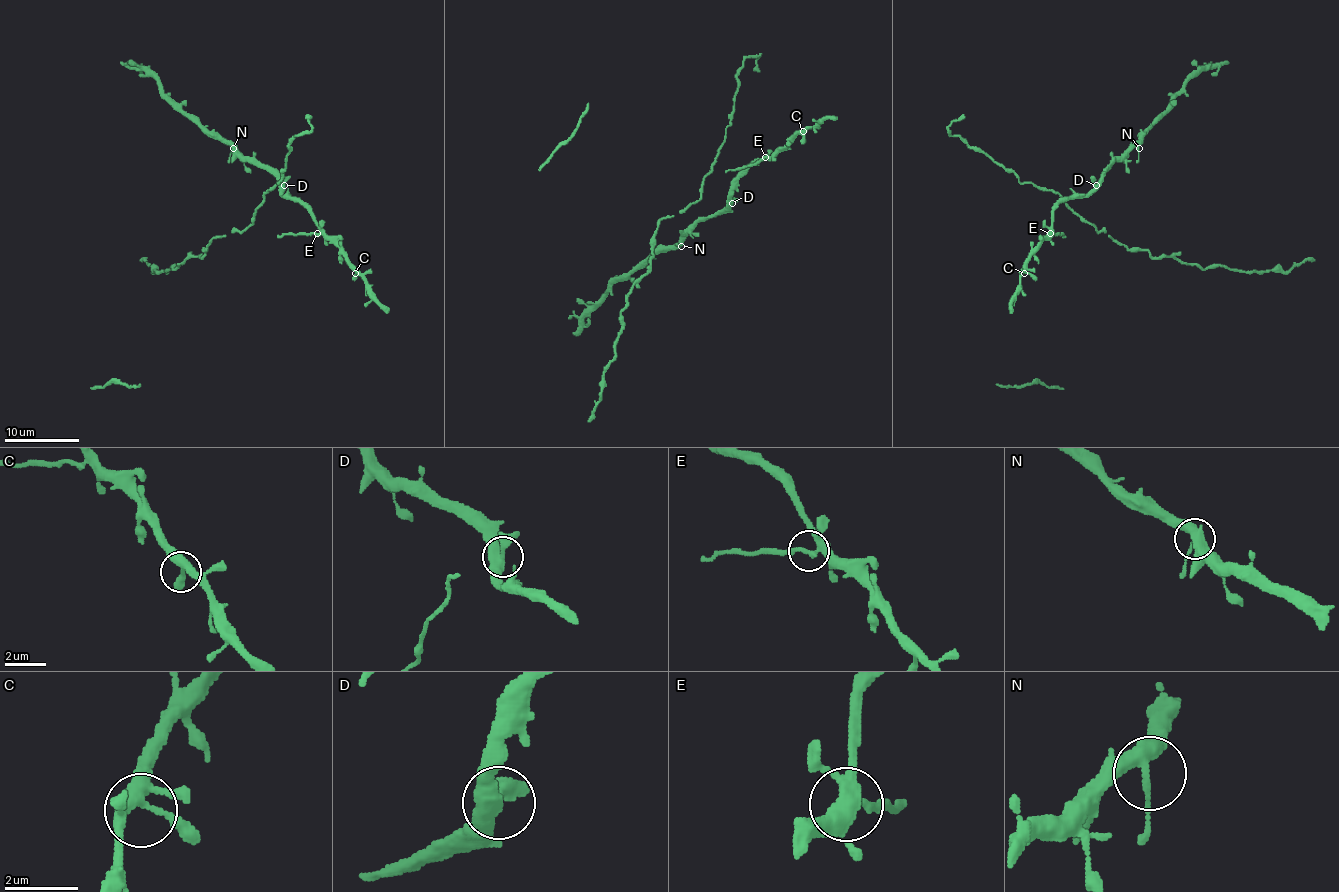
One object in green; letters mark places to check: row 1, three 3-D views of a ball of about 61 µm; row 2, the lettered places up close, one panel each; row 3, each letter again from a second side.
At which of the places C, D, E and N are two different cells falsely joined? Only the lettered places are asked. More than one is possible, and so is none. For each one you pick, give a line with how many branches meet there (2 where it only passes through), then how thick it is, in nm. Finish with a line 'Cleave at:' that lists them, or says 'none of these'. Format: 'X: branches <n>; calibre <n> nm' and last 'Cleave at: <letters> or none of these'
E: branches 4; calibre 240 nm
Cleave at: E

